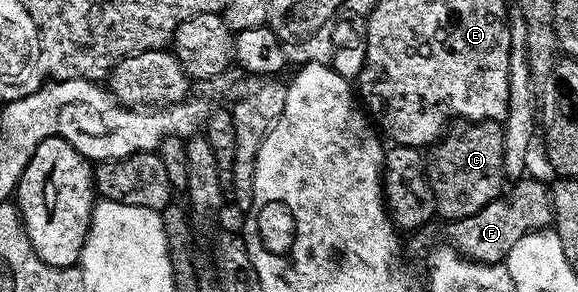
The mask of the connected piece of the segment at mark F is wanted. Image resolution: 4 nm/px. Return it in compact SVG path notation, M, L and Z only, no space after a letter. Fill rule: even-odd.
M523 177L515 180L499 199L490 200L478 213L451 224L455 246L461 255L477 259L479 263L504 263L510 249L532 231L543 231L553 226L552 192L549 184Z

